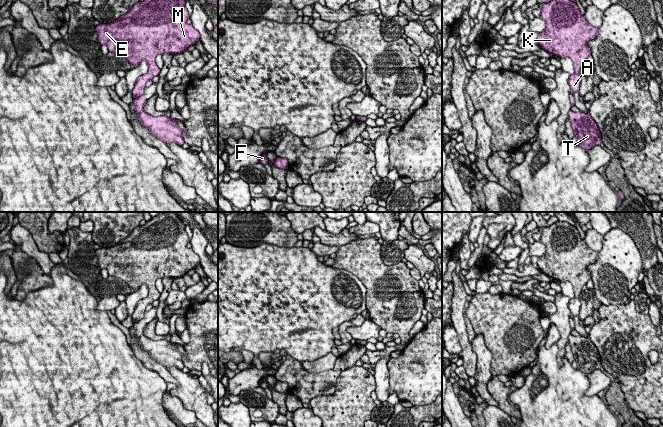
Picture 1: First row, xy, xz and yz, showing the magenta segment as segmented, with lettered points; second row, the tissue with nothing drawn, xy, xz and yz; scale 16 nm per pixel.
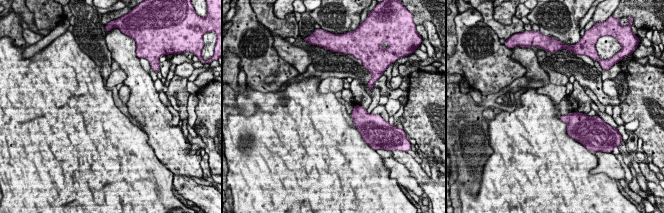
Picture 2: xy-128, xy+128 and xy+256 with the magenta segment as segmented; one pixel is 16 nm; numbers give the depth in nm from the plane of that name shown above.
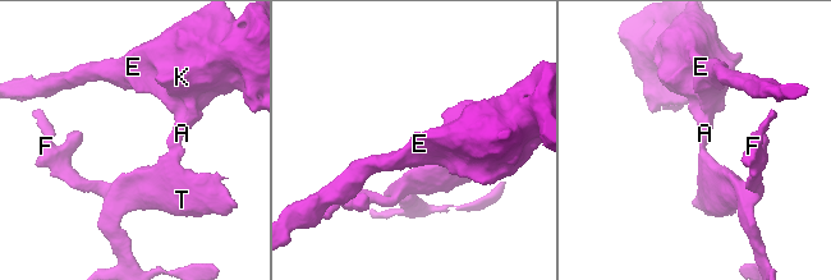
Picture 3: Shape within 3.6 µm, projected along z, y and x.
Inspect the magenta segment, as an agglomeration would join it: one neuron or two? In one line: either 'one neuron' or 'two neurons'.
two neurons

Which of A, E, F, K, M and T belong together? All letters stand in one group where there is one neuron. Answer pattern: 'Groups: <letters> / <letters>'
Groups: A E K M / F T

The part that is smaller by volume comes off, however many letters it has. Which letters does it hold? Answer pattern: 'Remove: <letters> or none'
Remove: F, T

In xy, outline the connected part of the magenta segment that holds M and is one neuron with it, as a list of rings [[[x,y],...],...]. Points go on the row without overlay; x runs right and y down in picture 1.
[[[160,212],[144,225],[134,228],[128,237],[116,245],[96,250],[98,265],[101,269],[106,269],[109,276],[122,279],[134,292],[138,291],[142,284],[148,287],[147,297],[138,301],[132,314],[134,322],[143,319],[146,307],[159,299],[161,293],[156,288],[157,279],[183,277],[200,263],[200,257],[192,248],[187,247],[190,240],[185,227],[174,212]]]

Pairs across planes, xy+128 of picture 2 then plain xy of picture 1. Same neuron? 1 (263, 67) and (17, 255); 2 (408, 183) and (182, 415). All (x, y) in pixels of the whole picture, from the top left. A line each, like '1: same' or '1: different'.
1: same
2: same

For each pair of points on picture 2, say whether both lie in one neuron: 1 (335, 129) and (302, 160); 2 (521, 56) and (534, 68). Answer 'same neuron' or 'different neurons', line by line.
1: same neuron
2: same neuron

